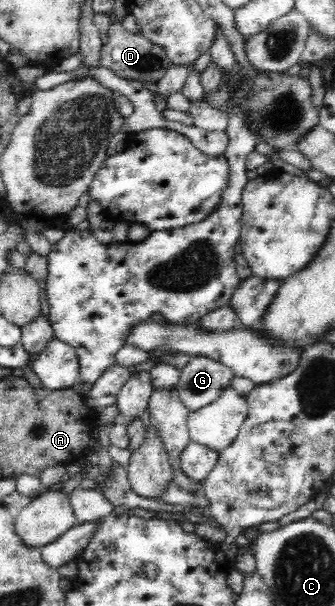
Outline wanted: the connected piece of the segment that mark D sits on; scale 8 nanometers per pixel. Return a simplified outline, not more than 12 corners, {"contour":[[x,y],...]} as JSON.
{"contour":[[114,22],[101,66],[145,85],[171,67],[160,46]]}

